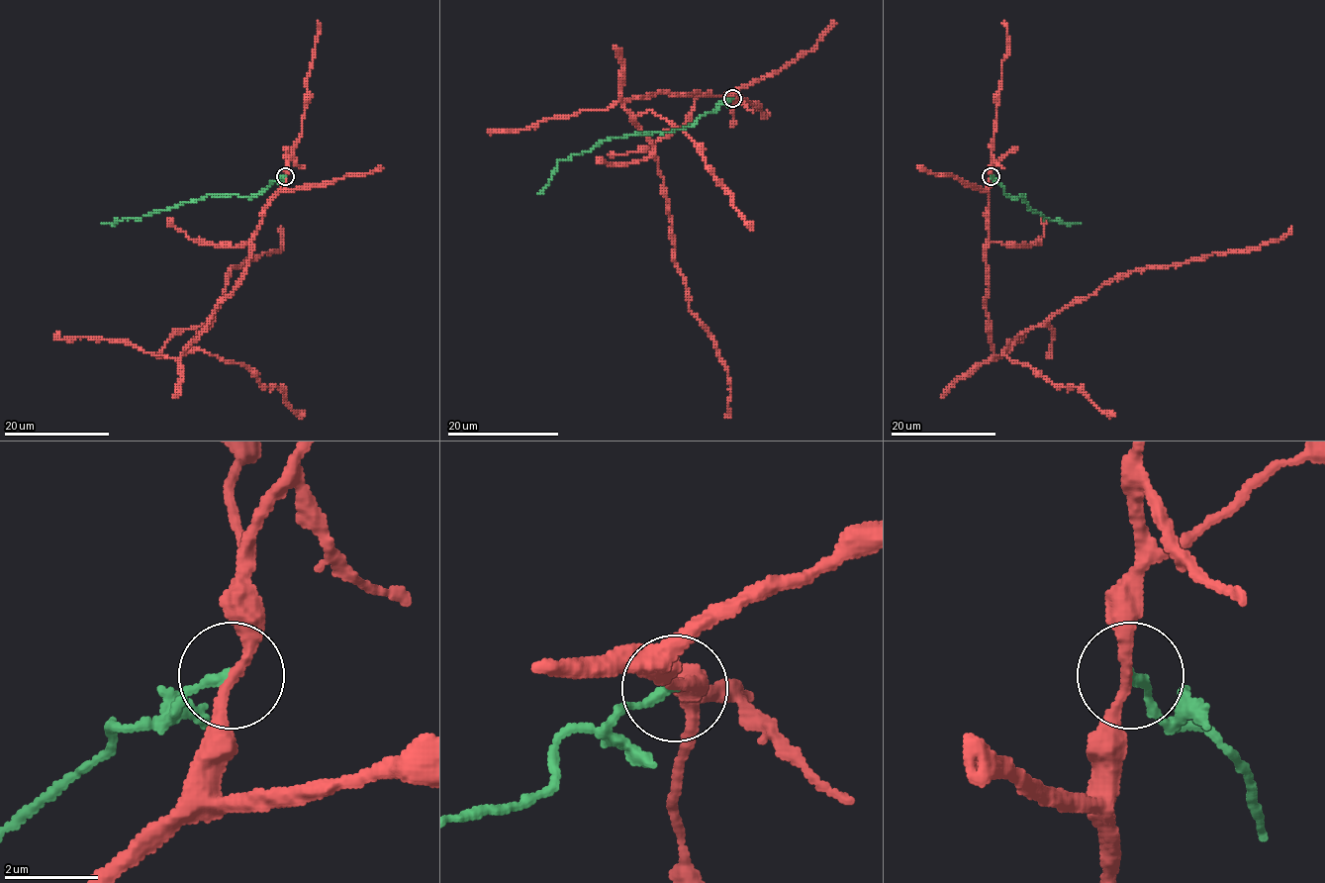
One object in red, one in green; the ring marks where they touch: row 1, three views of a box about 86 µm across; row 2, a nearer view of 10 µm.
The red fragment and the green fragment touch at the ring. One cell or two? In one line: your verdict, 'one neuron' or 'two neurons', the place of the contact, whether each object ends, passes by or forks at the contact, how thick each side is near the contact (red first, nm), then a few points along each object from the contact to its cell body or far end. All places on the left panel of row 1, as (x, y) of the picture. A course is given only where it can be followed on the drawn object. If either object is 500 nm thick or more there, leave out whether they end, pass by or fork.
two neurons; place (285, 176); red passes by; green ends; calibres 220 and 200 nm; course red (285, 176), (252, 236), (241, 282), (182, 354), (210, 326), (230, 270), (281, 247), (280, 227); course green (285, 176), (272, 182), (256, 196), (206, 195), (137, 220), (122, 219), (113, 224), (102, 224)

